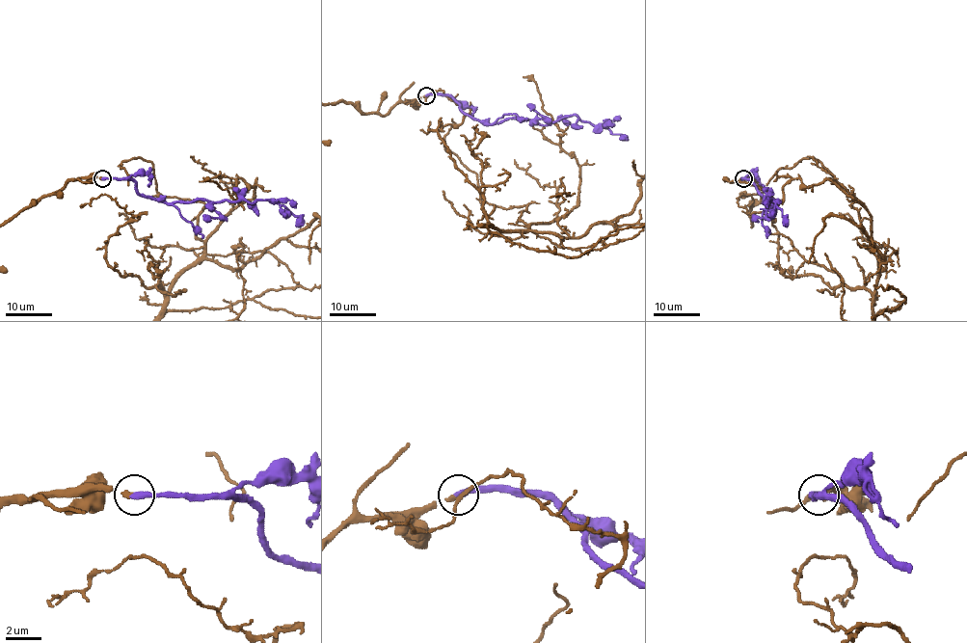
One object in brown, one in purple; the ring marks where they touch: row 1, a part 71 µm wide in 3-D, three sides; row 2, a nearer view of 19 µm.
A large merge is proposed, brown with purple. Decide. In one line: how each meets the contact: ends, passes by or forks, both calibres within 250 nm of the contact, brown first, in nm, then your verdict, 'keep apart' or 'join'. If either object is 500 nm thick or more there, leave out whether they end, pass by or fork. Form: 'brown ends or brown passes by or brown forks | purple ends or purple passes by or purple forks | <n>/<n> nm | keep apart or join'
brown ends | purple ends | 240/360 nm | join

